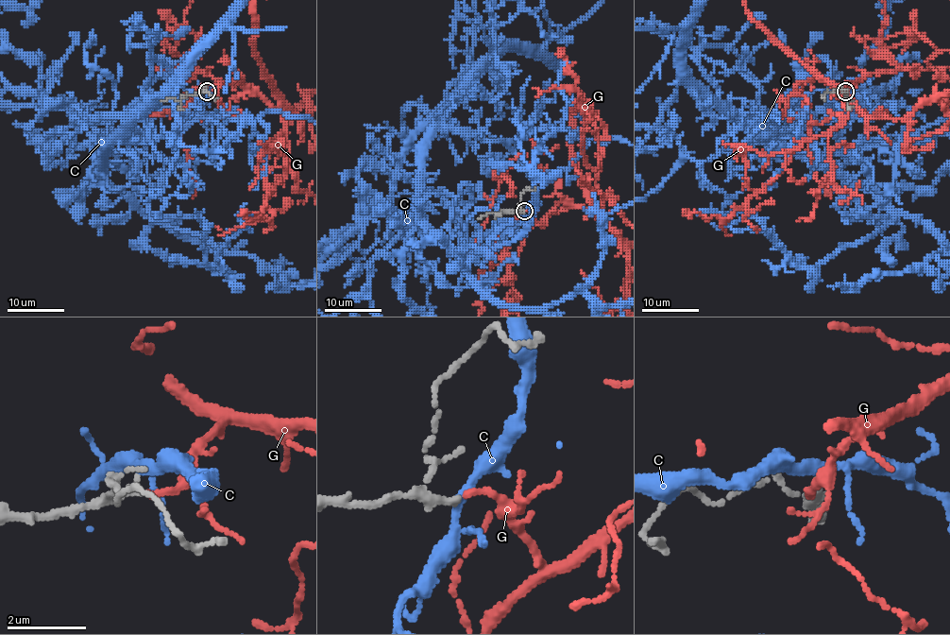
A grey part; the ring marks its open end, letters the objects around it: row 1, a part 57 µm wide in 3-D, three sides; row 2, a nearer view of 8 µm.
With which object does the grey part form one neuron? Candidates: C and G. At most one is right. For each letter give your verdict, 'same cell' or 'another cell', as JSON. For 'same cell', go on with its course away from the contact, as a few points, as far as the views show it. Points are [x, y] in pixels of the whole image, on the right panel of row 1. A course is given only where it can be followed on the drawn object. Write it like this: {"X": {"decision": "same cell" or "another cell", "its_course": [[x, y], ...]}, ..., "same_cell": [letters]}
{"C": {"decision": "another cell"}, "G": {"decision": "same cell"}, "same_cell": ["G"]}

